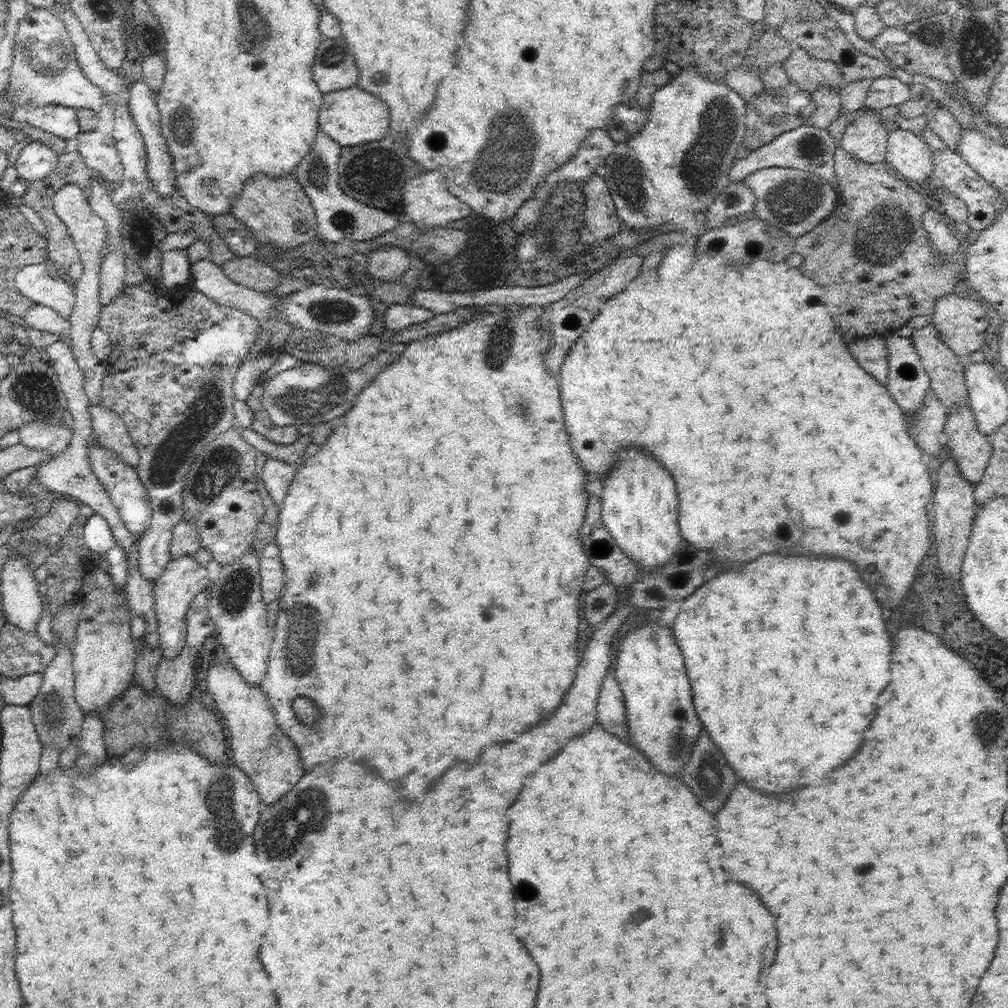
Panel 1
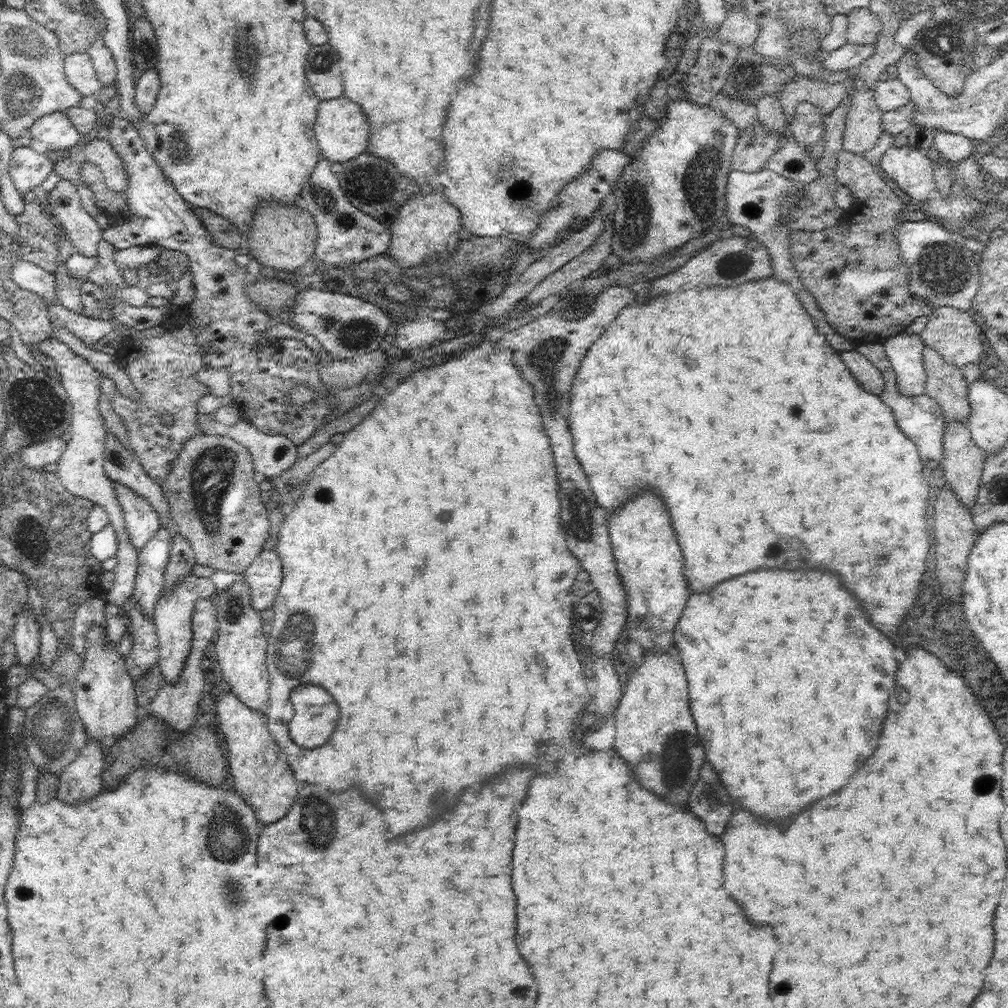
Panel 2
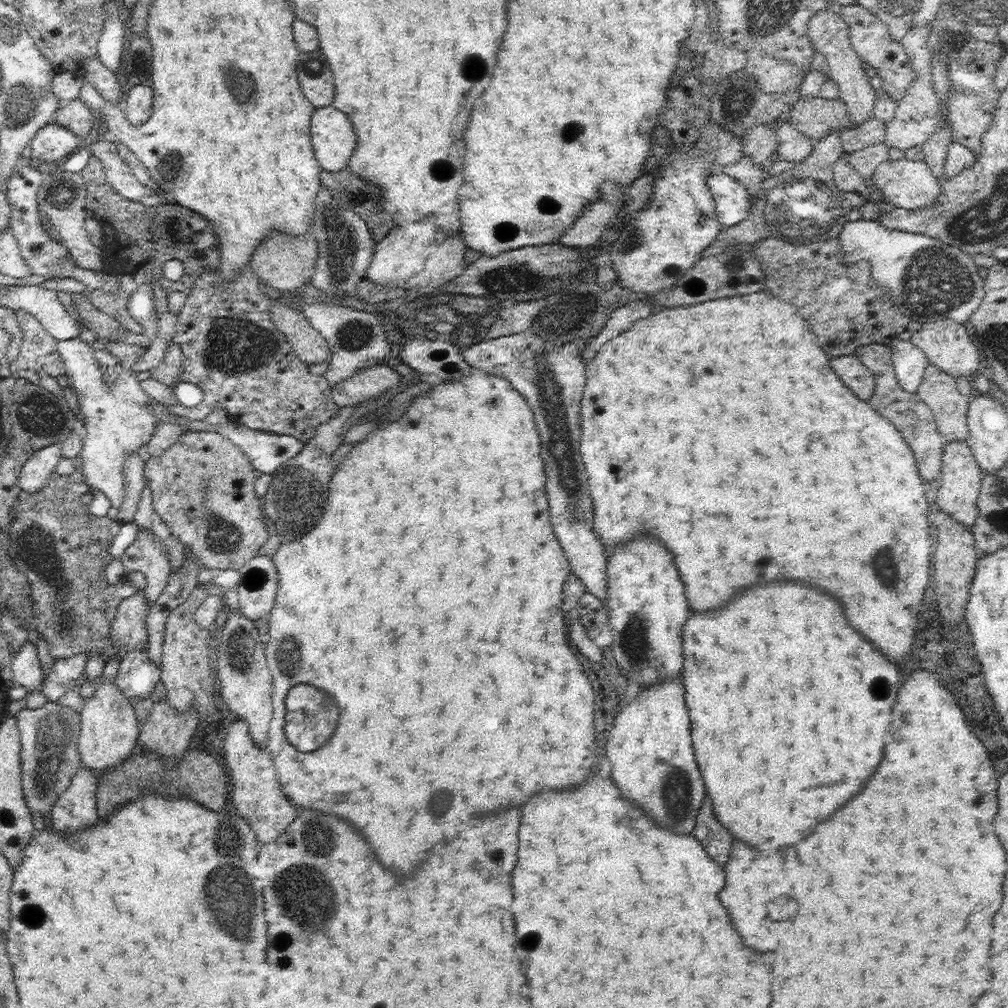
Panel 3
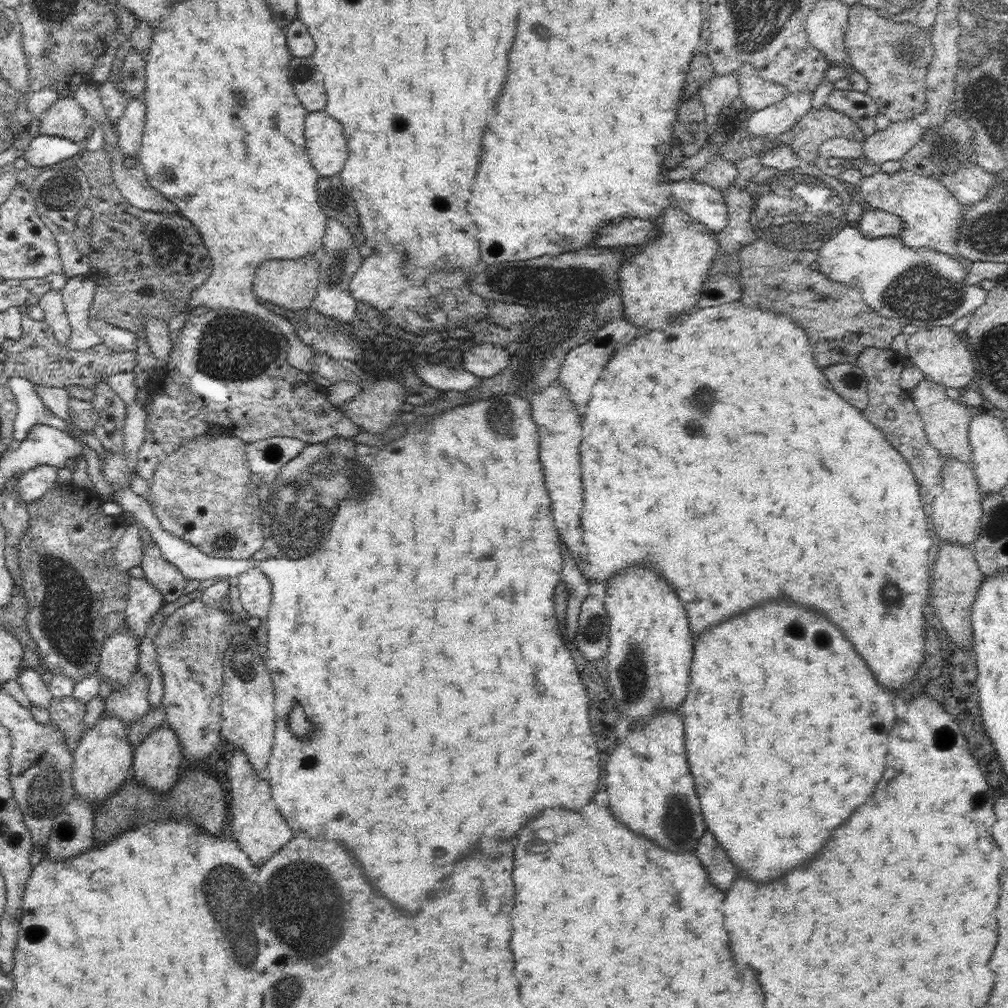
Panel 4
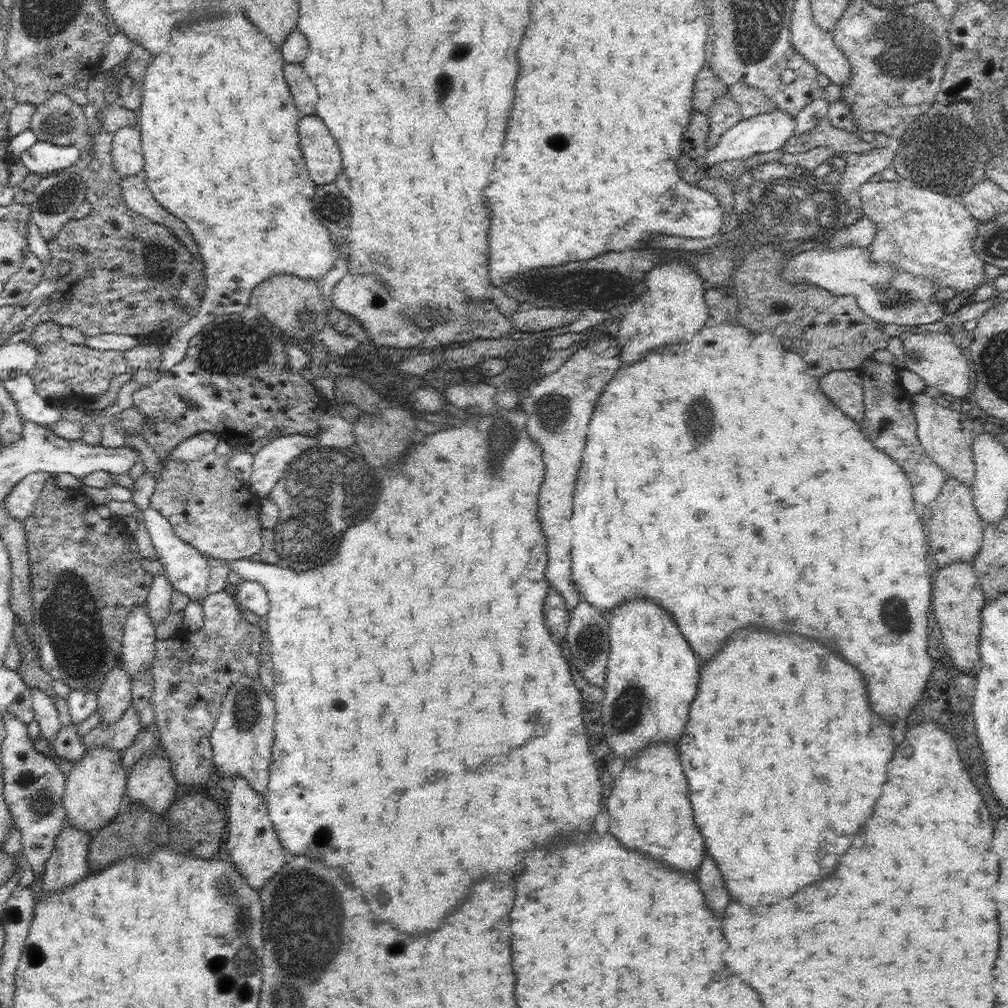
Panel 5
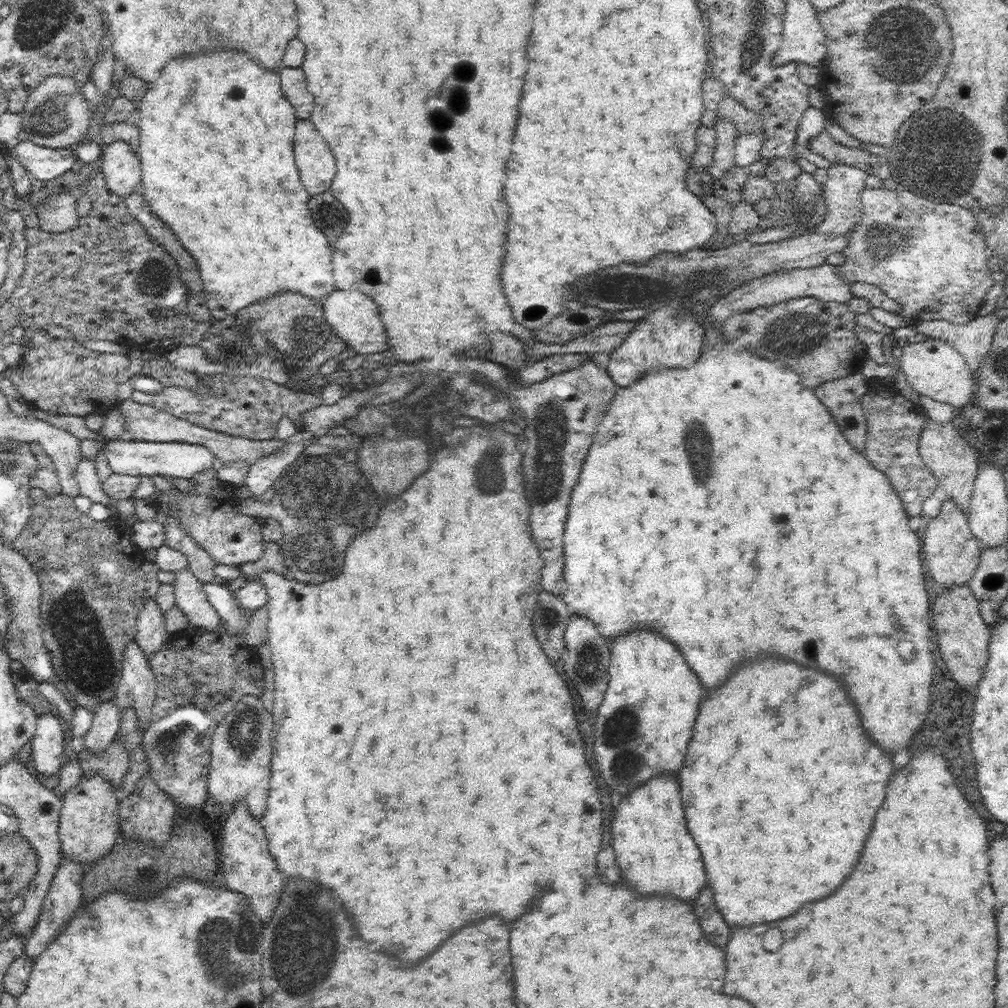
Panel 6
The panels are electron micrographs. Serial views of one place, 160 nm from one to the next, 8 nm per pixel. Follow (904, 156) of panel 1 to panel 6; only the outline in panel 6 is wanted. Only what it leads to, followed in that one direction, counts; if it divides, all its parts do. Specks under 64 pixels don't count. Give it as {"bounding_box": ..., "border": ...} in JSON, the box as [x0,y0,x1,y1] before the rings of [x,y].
{"bounding_box":[835,187,995,325],"border":[[[899,187],[895,190],[870,190],[860,194],[864,212],[860,223],[852,230],[852,242],[844,250],[845,260],[835,268],[837,274],[850,285],[868,282],[877,286],[892,300],[902,305],[900,316],[913,324],[919,320],[946,320],[958,325],[968,325],[976,319],[984,296],[995,284],[988,266],[991,252],[973,210],[959,205],[936,203]]]}

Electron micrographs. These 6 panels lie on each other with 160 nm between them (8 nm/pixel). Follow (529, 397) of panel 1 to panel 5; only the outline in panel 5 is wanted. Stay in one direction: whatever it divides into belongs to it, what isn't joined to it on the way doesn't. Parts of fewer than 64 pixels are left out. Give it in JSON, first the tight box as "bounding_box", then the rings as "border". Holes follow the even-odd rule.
{"bounding_box":[143,406,602,936],"border":[[[518,406],[514,409],[498,409],[489,414],[481,415],[480,420],[476,420],[476,426],[466,426],[466,430],[462,428],[446,428],[448,432],[434,432],[432,436],[424,436],[418,438],[416,444],[409,446],[408,456],[405,456],[404,462],[400,468],[396,468],[398,464],[386,466],[378,474],[380,483],[380,500],[374,508],[374,512],[368,516],[368,520],[364,520],[362,524],[350,526],[342,540],[340,540],[340,548],[336,552],[336,556],[324,564],[322,568],[313,568],[312,570],[303,570],[296,572],[290,567],[281,567],[277,563],[254,562],[249,558],[240,558],[238,560],[228,560],[229,568],[235,571],[241,578],[256,580],[264,585],[267,595],[269,596],[269,611],[267,612],[266,624],[268,629],[266,634],[268,642],[270,642],[272,673],[274,674],[274,690],[272,692],[275,704],[275,726],[273,751],[271,754],[271,763],[269,768],[269,784],[268,793],[266,793],[266,801],[269,817],[274,825],[276,834],[279,836],[279,841],[290,854],[303,854],[308,858],[318,858],[324,860],[328,864],[328,868],[336,868],[336,872],[340,872],[340,876],[344,876],[350,884],[354,884],[356,888],[362,890],[364,900],[368,902],[368,906],[372,908],[372,920],[378,922],[386,922],[392,924],[394,928],[400,928],[402,932],[406,932],[408,936],[424,936],[432,930],[438,930],[440,924],[444,922],[444,918],[454,912],[464,898],[472,892],[474,884],[484,880],[484,878],[498,878],[498,880],[516,880],[516,876],[520,876],[520,872],[524,870],[524,860],[528,856],[532,856],[532,852],[536,848],[548,848],[556,838],[570,834],[574,830],[582,830],[586,832],[594,820],[596,814],[600,812],[600,800],[602,800],[602,784],[600,784],[600,774],[596,770],[596,760],[594,754],[590,752],[588,746],[588,734],[584,730],[584,718],[582,718],[582,694],[580,690],[574,686],[572,682],[572,674],[568,668],[566,658],[562,656],[560,646],[556,644],[556,640],[548,634],[548,628],[544,624],[544,598],[546,592],[551,587],[548,582],[545,570],[547,567],[547,544],[546,537],[542,532],[542,523],[539,521],[539,492],[544,484],[545,479],[545,464],[542,458],[542,449],[536,441],[531,439],[527,431],[527,414]],[[150,505],[143,513],[143,516],[146,530],[149,532],[152,544],[157,550],[157,556],[160,556],[159,561],[163,564],[165,575],[173,586],[173,590],[181,592],[188,596],[190,600],[197,600],[202,604],[205,598],[210,595],[207,591],[210,574],[209,562],[207,561],[208,556],[201,554],[191,544],[176,536],[168,519],[164,518],[160,512]]]}

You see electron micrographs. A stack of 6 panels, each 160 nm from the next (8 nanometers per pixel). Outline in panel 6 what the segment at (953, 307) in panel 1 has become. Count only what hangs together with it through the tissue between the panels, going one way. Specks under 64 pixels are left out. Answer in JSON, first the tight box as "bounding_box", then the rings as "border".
{"bounding_box":[900,337,976,408],"border":[[[928,337],[926,341],[904,347],[900,366],[910,386],[920,395],[960,408],[974,398],[976,374],[967,365],[962,354],[941,338]]]}

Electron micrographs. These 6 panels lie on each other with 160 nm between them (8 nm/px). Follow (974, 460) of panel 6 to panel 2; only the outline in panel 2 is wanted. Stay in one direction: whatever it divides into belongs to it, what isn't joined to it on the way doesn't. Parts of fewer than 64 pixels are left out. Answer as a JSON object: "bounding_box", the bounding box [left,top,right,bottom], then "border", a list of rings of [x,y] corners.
{"bounding_box":[923,344,970,422],"border":[[[925,344],[923,361],[927,379],[925,393],[941,407],[945,422],[968,422],[970,403],[968,398],[969,383],[964,378],[962,368],[948,364],[939,352]]]}

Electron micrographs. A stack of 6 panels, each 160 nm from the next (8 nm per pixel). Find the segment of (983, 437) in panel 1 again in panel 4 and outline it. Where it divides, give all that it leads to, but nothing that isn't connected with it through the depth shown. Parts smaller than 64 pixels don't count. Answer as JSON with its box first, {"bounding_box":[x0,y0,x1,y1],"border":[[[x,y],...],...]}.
{"bounding_box":[933,457,983,546],"border":[[[946,457],[942,469],[942,492],[933,500],[933,525],[935,534],[943,542],[956,542],[962,546],[972,546],[980,534],[983,513],[983,491],[979,487],[973,468],[966,463]]]}

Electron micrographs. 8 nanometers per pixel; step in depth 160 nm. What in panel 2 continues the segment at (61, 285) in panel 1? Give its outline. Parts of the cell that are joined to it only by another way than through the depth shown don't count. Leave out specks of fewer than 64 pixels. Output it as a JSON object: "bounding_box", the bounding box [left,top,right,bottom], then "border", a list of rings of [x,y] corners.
{"bounding_box":[11,259,61,304],"border":[[[18,259],[11,268],[11,277],[19,283],[22,290],[34,292],[50,304],[61,304],[55,295],[55,274],[44,266],[32,264],[30,261]]]}

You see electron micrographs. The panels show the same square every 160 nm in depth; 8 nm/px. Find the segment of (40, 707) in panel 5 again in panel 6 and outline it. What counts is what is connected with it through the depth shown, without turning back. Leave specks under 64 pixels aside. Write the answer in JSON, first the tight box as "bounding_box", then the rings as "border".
{"bounding_box":[31,713,67,776],"border":[[[48,713],[46,715],[37,716],[37,726],[34,734],[34,738],[31,743],[31,768],[35,773],[46,774],[48,776],[54,776],[57,772],[60,772],[61,766],[67,762],[67,756],[64,753],[64,747],[62,747],[62,740],[66,737],[60,721],[54,717],[54,715]]]}

